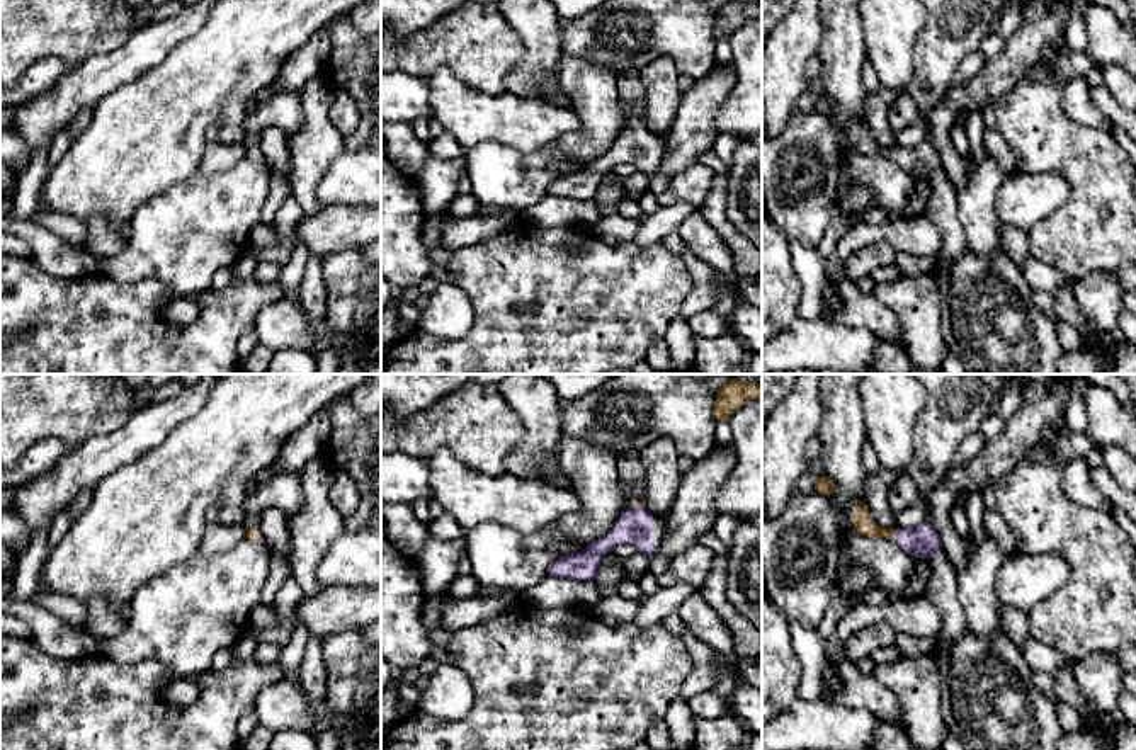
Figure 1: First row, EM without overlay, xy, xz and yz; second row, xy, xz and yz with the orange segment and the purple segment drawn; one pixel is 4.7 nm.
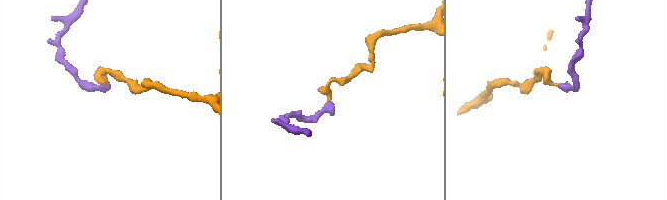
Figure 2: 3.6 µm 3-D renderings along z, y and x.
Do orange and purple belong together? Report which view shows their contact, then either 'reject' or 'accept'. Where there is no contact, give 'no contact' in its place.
meets orange in yz; accept

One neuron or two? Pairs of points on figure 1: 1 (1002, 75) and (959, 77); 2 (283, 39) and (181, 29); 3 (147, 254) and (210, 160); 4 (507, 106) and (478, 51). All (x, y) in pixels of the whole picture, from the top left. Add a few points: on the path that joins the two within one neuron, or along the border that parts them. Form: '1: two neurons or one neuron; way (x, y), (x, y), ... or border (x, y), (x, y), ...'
1: two neurons; border (987, 62), (975, 75), (948, 94)
2: two neurons; border (208, 17), (167, 56)
3: two neurons; border (242, 160), (218, 172), (199, 170)
4: two neurons; border (461, 82), (477, 90), (502, 92)

